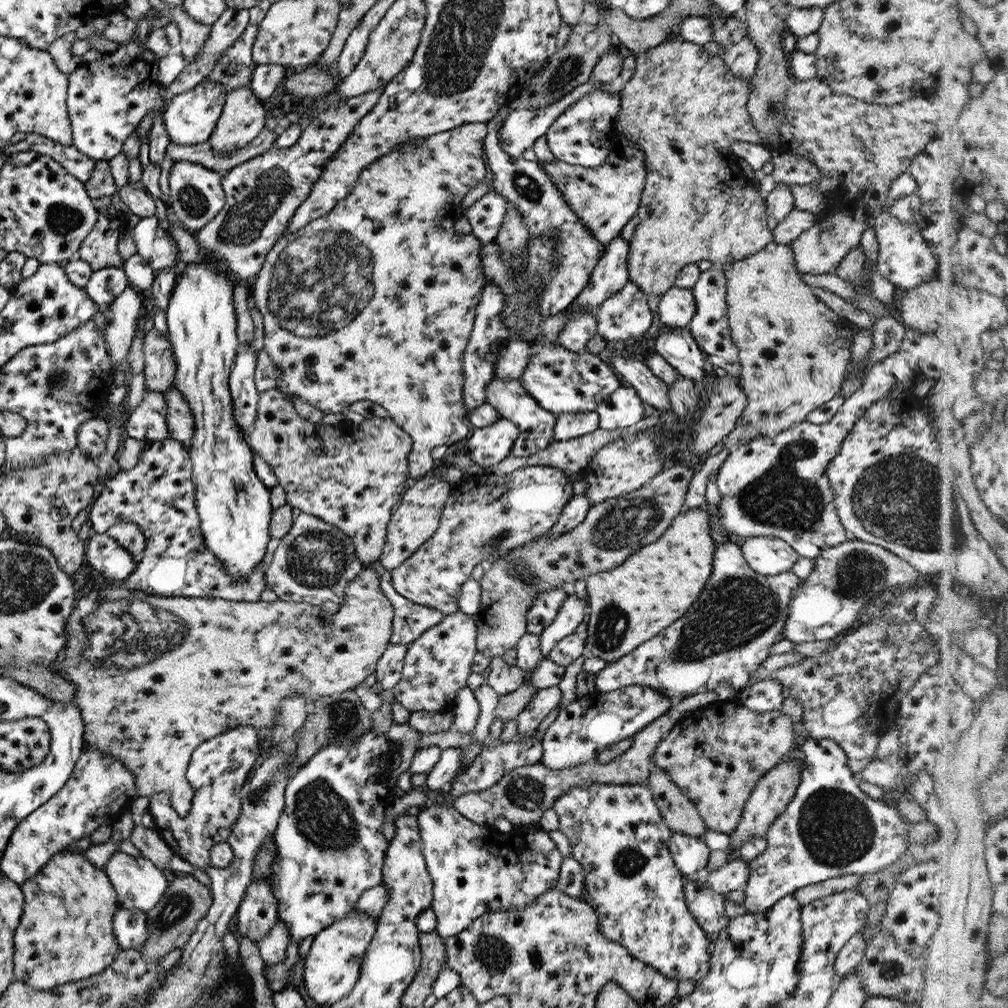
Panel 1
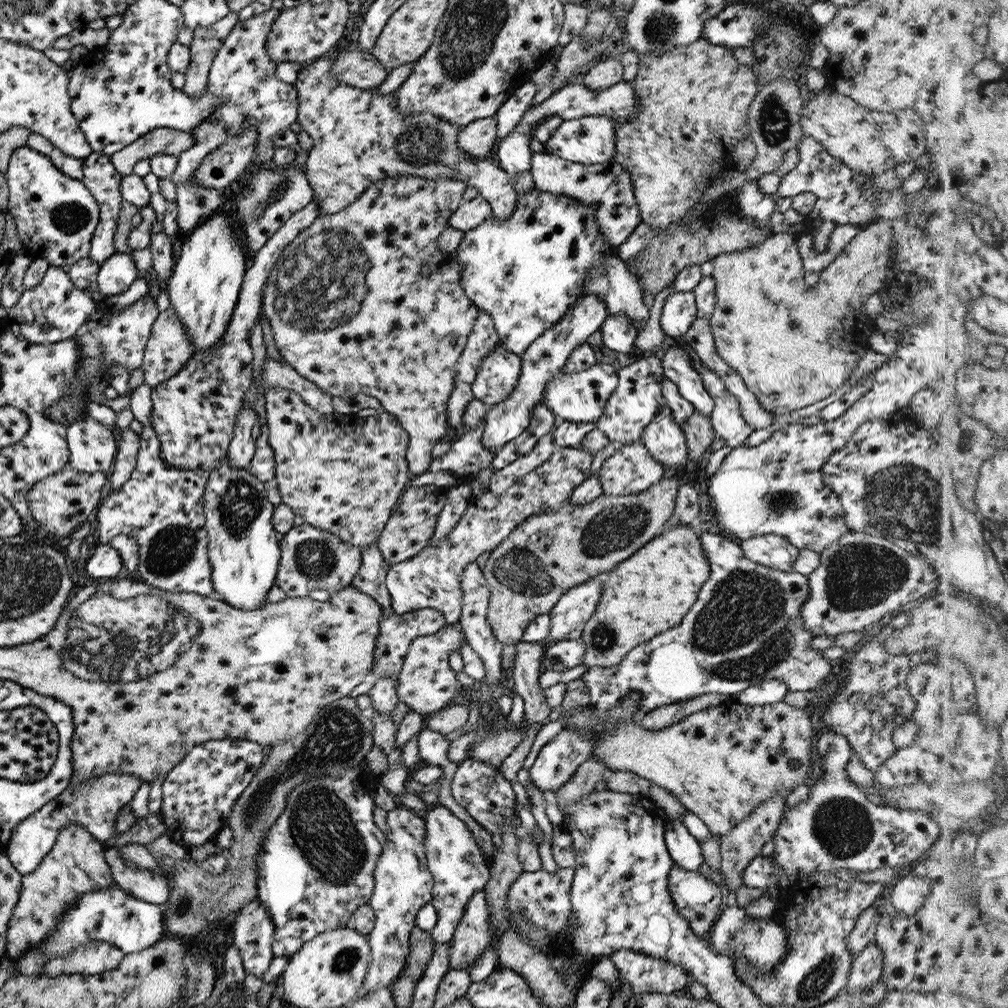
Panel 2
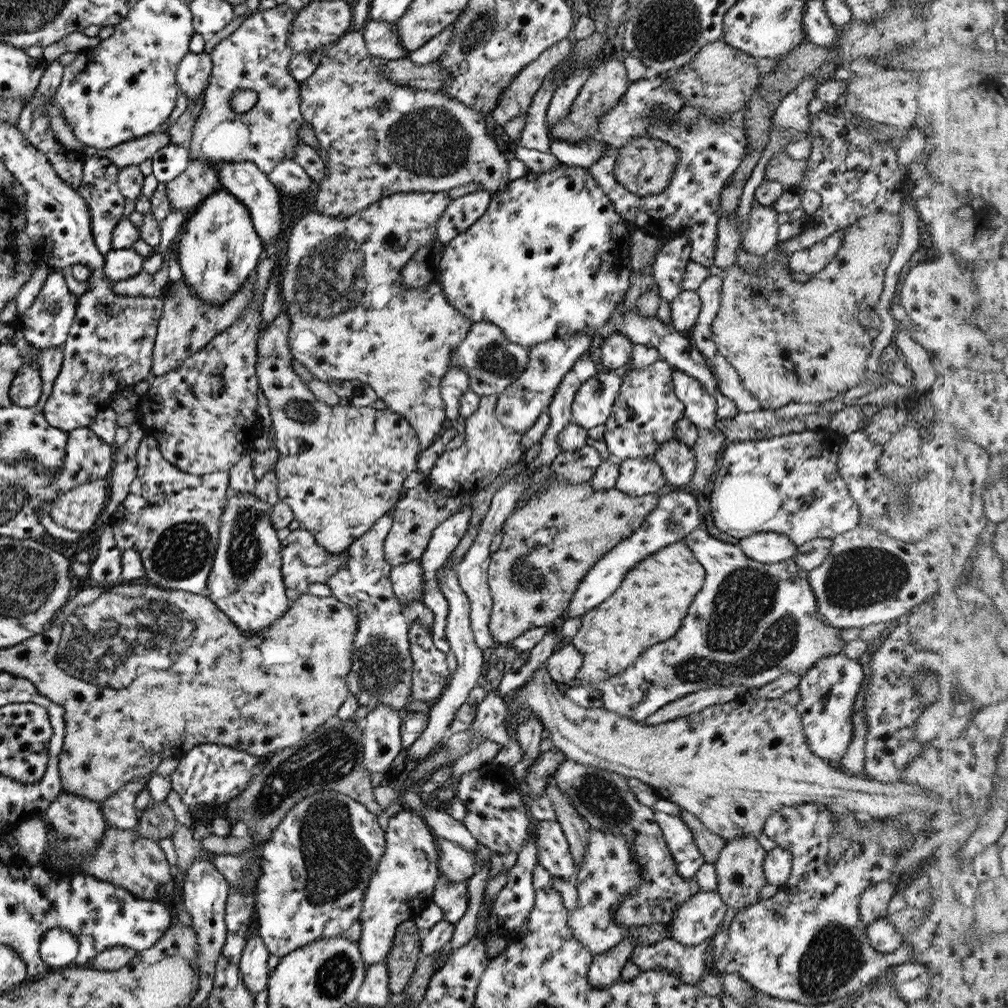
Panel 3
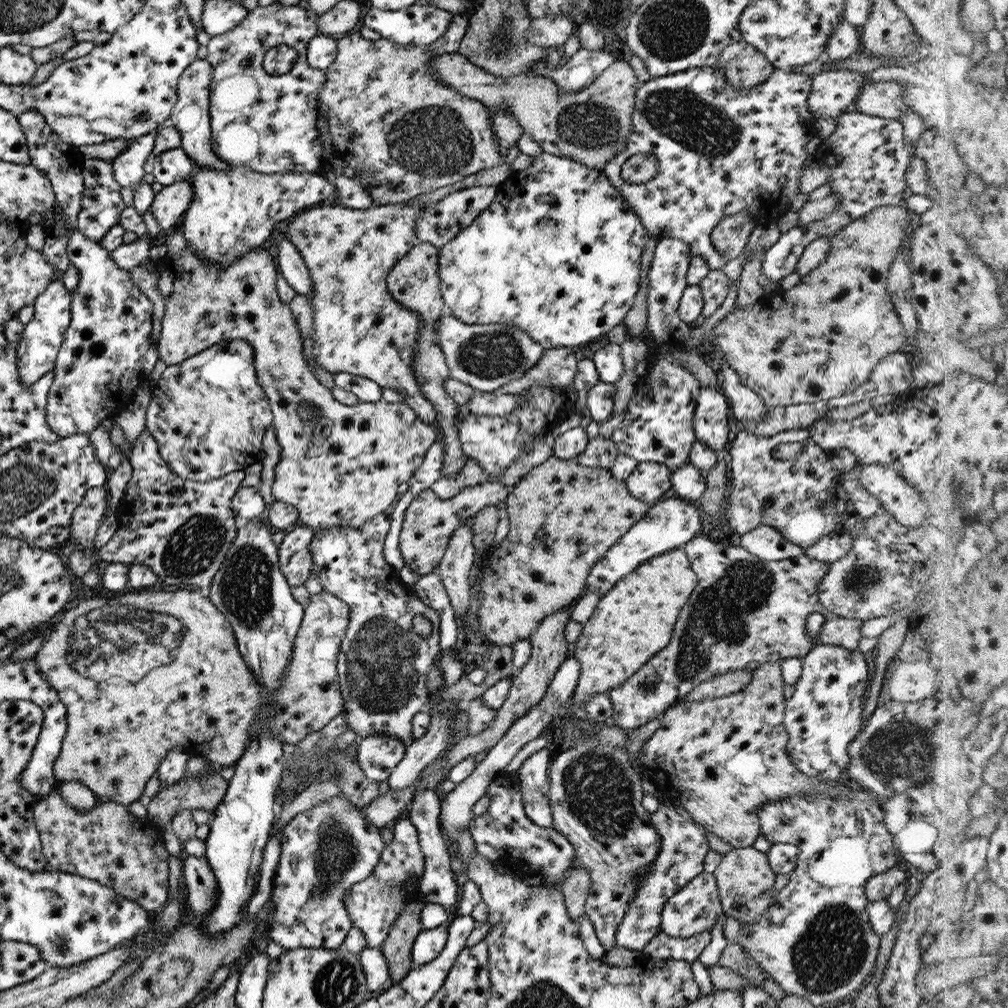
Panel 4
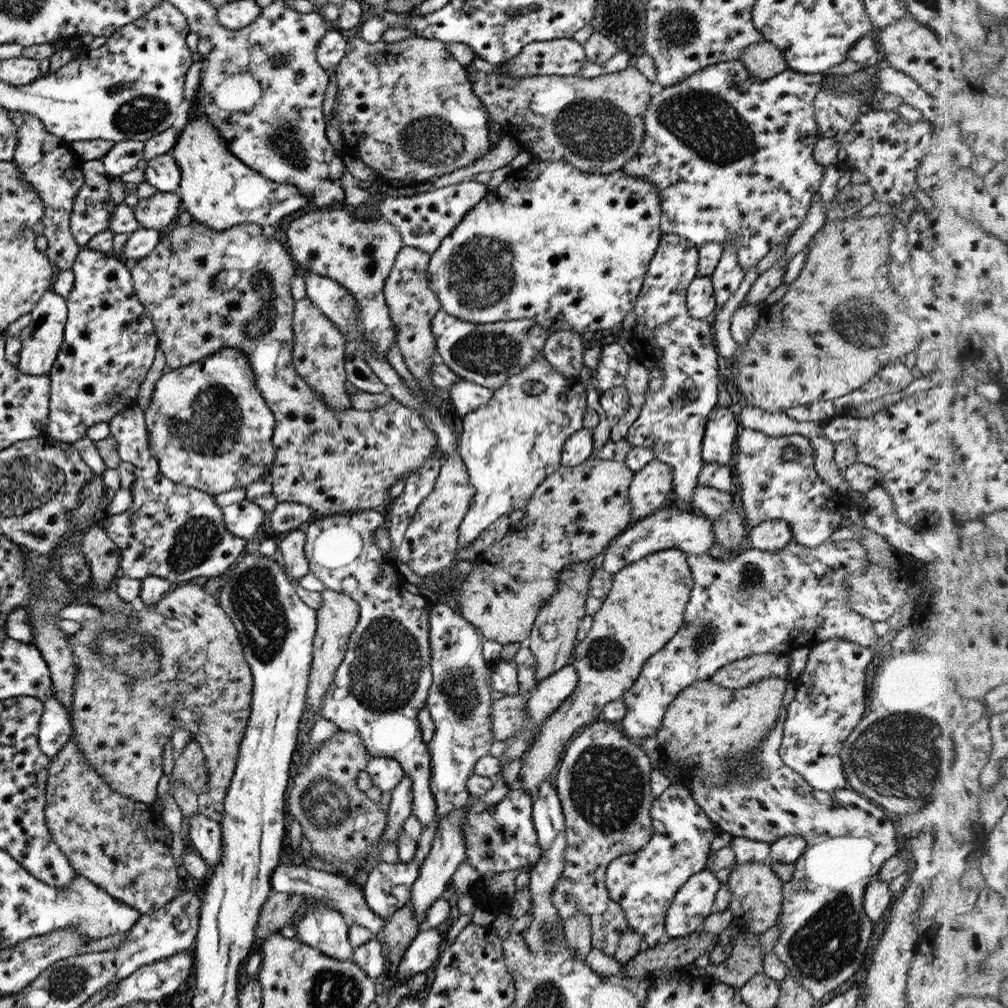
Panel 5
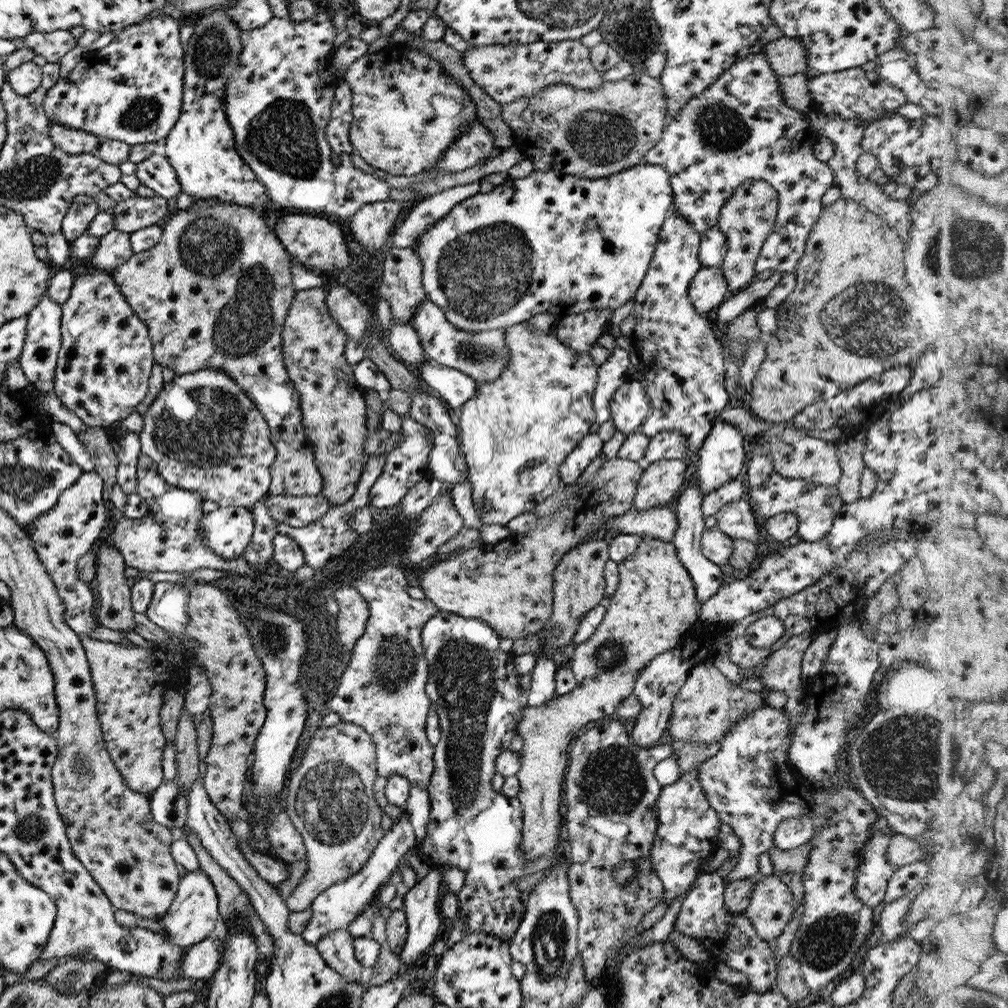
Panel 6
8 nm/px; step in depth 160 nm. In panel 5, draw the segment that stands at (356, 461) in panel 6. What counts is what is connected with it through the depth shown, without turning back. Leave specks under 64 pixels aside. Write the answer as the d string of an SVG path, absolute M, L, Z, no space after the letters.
M309 299L293 302L293 346L291 362L297 374L332 410L339 412L350 408L350 396L345 391L344 343L345 338L338 328Z

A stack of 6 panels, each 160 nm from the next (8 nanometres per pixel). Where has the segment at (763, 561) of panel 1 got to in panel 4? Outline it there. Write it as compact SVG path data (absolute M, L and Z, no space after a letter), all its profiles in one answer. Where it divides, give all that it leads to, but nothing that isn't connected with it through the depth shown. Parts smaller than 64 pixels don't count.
M765 524L741 535L739 546L760 560L791 559L805 552L804 548L784 540L775 528Z

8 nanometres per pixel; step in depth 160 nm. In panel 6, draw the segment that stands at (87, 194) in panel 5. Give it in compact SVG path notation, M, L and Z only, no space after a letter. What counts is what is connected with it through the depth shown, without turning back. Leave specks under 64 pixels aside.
M86 194L75 196L60 224L63 238L70 243L74 238L85 234L87 225L97 213L98 210L93 196Z

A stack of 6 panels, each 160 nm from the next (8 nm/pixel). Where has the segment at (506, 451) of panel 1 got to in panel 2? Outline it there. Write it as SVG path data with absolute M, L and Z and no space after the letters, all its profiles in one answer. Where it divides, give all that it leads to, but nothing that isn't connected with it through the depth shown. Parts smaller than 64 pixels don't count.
M587 294L575 301L551 328L539 335L519 355L521 359L520 373L514 389L501 401L487 408L485 412L485 428L482 432L482 445L488 450L496 450L521 436L529 426L532 408L542 401L546 384L564 367L569 353L582 342L586 342L590 334L600 330L600 326L609 311L609 307L601 301L598 294Z

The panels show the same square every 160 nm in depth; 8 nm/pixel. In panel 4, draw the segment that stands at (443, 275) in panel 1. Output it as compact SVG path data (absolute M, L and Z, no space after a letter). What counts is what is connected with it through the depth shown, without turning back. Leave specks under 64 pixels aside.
M399 202L395 204L385 204L385 205L374 205L373 207L366 208L365 210L361 209L352 209L352 208L347 208L347 207L342 207L341 205L338 204L320 204L315 207L311 207L310 209L307 209L306 212L301 213L300 215L295 216L294 220L288 224L287 230L283 233L283 235L286 237L286 239L293 244L293 246L297 249L297 252L301 255L302 261L304 262L304 265L307 267L309 276L311 277L311 280L314 282L314 287L313 287L313 295L311 297L307 297L307 299L310 300L311 306L314 308L313 309L313 328L312 328L312 334L310 334L310 337L314 340L314 346L312 346L312 353L315 358L316 364L321 366L323 370L327 370L327 372L332 373L333 375L338 372L348 372L357 376L362 376L363 378L367 378L367 380L372 380L375 382L375 384L378 384L382 389L385 388L393 388L395 390L398 390L401 392L401 394L405 395L405 400L403 402L404 405L407 405L409 408L412 408L416 412L416 417L419 417L422 421L425 421L426 423L429 423L430 425L435 426L435 411L434 408L432 407L432 404L430 402L427 402L425 400L425 397L422 395L422 392L420 391L420 388L418 387L416 378L414 377L414 372L412 371L412 368L410 367L410 364L412 363L412 346L414 345L414 342L416 341L416 338L418 337L418 330L420 329L420 326L422 325L422 320L418 318L418 314L415 314L414 312L411 312L408 308L405 308L398 302L395 302L395 299L389 295L389 292L386 288L386 276L389 274L389 271L391 270L391 267L399 260L416 242L416 236L414 233L414 220L418 217L418 214L423 210L423 207L418 207L417 205L414 205L414 207L408 206L404 202Z

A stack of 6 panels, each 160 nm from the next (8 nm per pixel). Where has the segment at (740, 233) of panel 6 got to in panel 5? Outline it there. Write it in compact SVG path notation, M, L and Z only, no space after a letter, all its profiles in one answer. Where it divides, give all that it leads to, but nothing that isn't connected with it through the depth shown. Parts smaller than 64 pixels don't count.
M729 241L724 242L720 259L717 261L709 278L712 282L712 297L715 306L719 308L737 290L743 278L736 250Z

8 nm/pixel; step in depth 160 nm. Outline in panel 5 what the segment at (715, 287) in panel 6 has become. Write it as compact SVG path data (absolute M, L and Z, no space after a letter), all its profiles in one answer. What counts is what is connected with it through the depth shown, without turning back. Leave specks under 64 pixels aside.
M695 277L686 288L685 307L689 316L705 319L716 310L712 297L712 282L709 277Z

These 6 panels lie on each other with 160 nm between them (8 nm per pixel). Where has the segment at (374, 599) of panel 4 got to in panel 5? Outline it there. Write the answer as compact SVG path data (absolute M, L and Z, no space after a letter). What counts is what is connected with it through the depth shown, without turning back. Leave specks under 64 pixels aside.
M363 510L357 512L349 512L349 514L333 514L333 515L319 515L313 517L313 519L305 526L305 541L303 545L303 552L305 559L307 560L309 566L309 572L313 574L317 580L321 581L325 589L329 589L335 592L346 592L349 598L352 598L359 608L358 620L355 623L355 629L349 635L347 640L346 649L344 652L344 657L339 663L337 670L334 672L332 683L329 688L325 691L324 697L322 698L322 705L320 708L320 717L332 722L337 728L345 732L351 732L351 734L359 736L367 754L371 756L378 756L379 758L392 758L396 760L403 770L403 773L410 778L412 786L412 798L411 812L410 814L417 817L420 820L421 826L424 829L430 820L434 817L435 803L433 800L433 795L430 791L430 754L428 753L428 747L424 745L421 738L421 731L419 730L419 723L417 720L417 713L424 707L424 702L428 693L428 688L430 687L432 676L429 668L430 661L430 650L429 650L429 624L428 616L432 604L423 595L416 592L415 594L409 593L405 589L405 584L407 580L401 576L399 570L397 570L393 561L385 557L383 552L376 547L375 532L379 526L386 526L387 519L384 510Z

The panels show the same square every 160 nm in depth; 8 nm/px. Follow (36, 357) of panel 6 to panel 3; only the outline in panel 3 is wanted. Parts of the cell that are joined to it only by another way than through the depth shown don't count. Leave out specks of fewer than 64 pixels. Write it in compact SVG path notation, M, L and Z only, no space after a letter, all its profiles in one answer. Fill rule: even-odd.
M51 269L33 302L18 315L15 326L32 350L48 350L63 344L74 321L77 298L69 293L59 269ZM31 359L21 364L11 379L7 395L15 405L33 406L40 397L42 380L36 361L37 359Z

